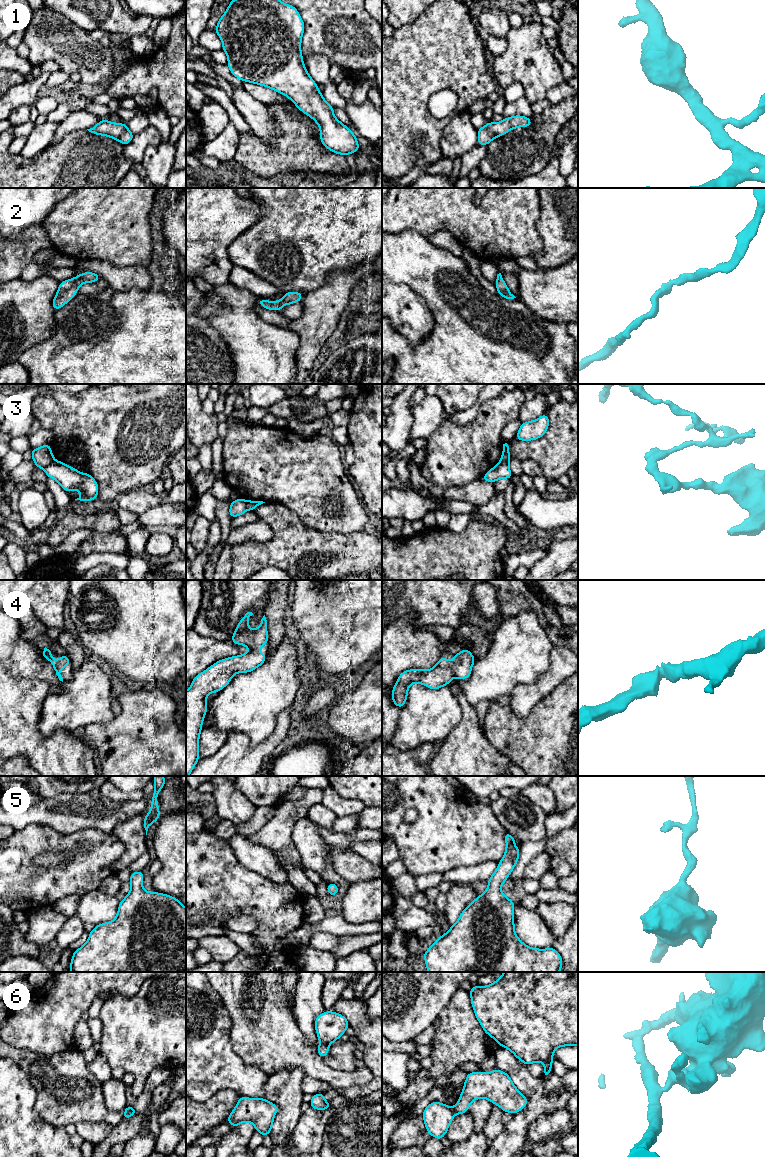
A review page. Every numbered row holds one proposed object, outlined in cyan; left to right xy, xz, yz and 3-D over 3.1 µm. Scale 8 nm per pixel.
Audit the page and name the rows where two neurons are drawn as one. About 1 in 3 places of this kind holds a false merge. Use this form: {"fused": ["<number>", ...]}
{"fused": ["3", "6"]}

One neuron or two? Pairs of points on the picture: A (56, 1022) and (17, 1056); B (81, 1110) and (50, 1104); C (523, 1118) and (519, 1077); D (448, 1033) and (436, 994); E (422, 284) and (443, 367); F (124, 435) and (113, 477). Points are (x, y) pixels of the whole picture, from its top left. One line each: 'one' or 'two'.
A: two
B: one
C: one
D: two
E: one
F: one

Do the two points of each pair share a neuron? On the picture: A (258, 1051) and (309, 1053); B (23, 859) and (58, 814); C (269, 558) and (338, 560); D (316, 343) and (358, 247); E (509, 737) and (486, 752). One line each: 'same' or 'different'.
A: same
B: different
C: same
D: different
E: different

